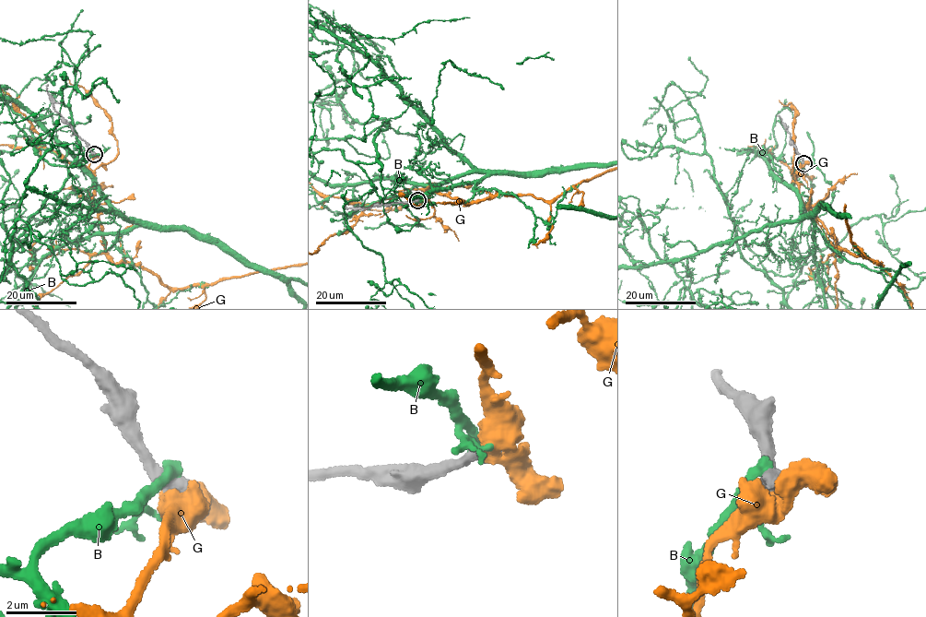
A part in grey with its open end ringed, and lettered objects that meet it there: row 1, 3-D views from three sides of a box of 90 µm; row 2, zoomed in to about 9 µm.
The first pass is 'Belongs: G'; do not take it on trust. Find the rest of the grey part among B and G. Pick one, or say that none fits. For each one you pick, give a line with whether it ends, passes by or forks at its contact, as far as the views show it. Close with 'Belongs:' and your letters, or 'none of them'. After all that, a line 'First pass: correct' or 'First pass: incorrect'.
G: It passes by
Belongs: G
First pass: correct

